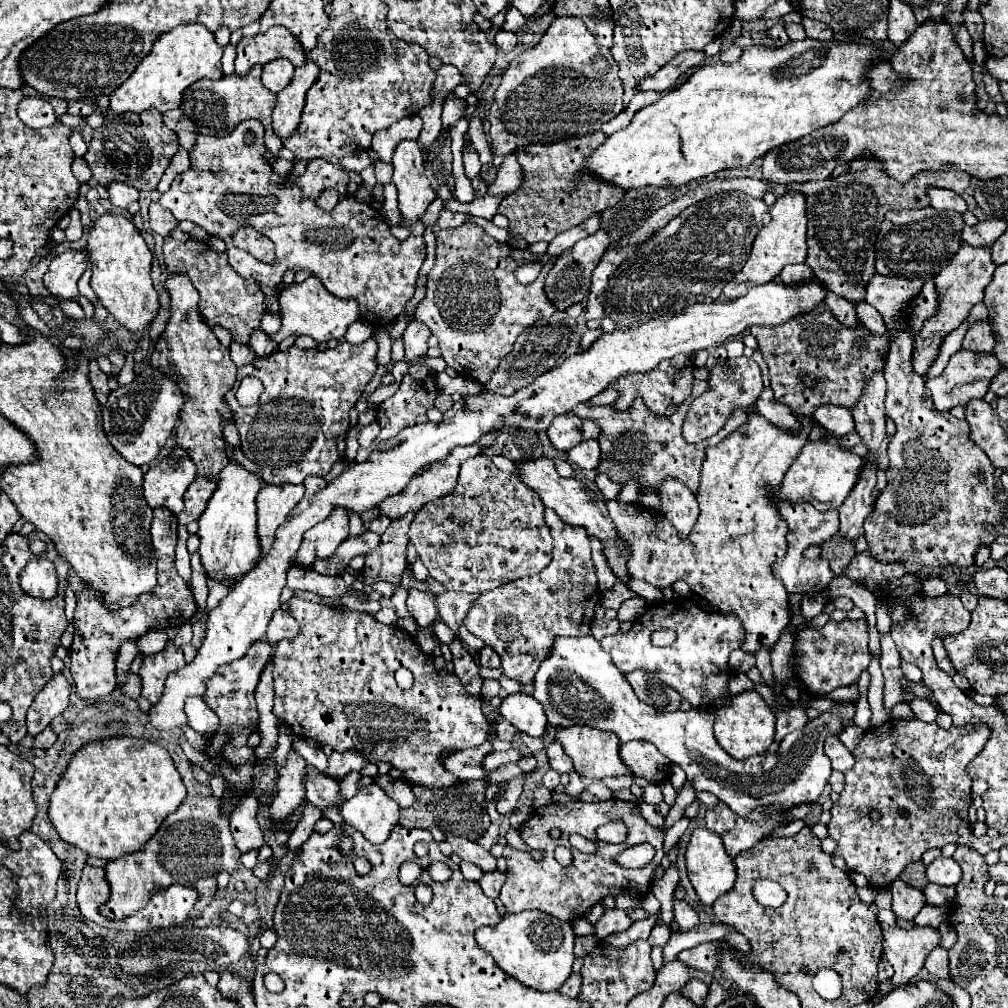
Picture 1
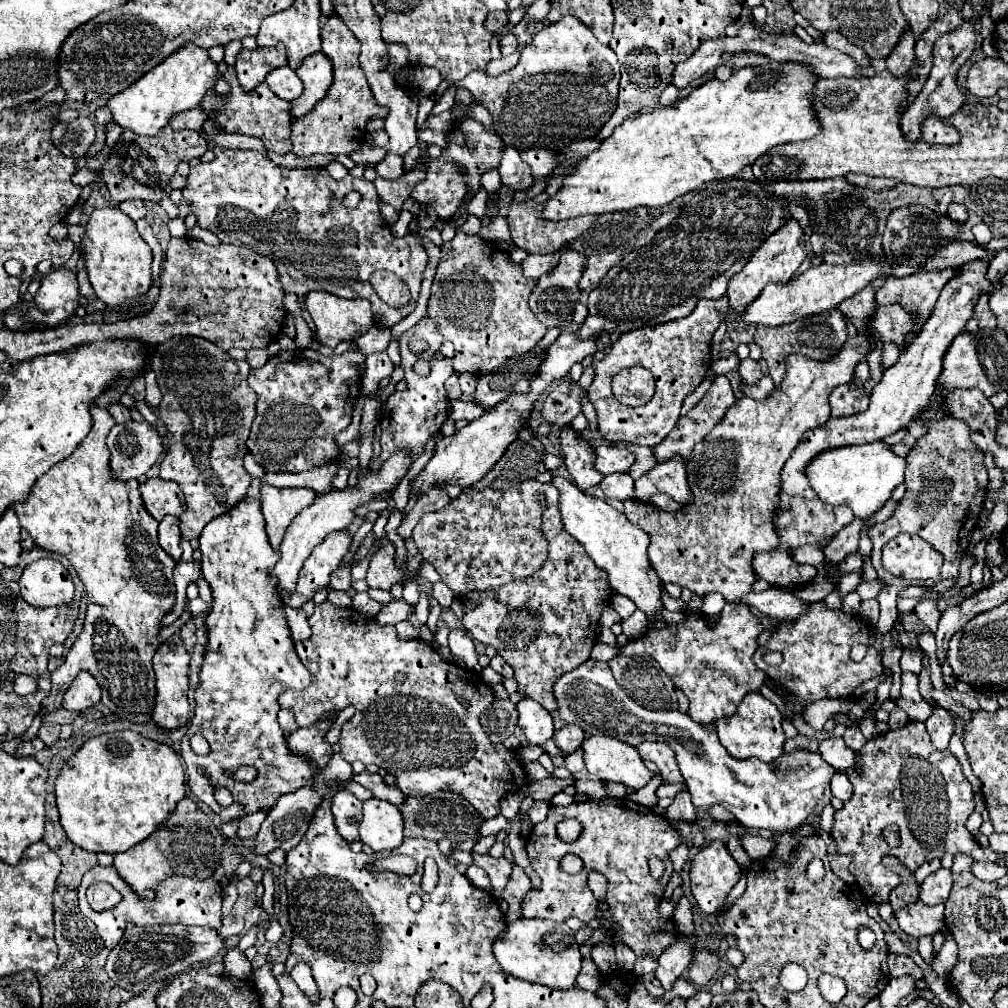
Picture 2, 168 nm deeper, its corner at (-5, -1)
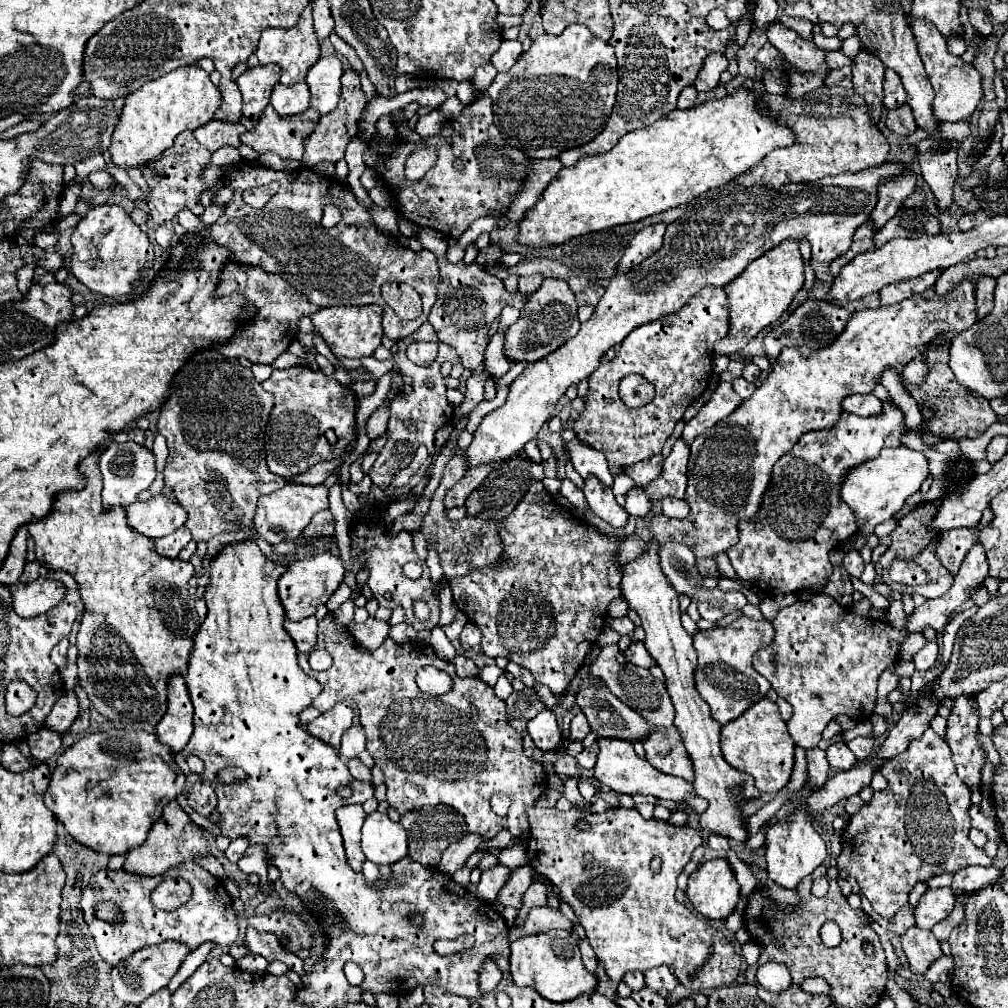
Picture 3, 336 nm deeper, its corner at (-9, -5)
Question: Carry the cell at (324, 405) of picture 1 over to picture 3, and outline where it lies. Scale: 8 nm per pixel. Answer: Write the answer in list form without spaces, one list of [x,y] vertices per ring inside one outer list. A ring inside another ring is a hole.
[[[294,366],[288,370],[274,370],[272,376],[262,382],[262,388],[272,392],[276,398],[274,410],[266,430],[266,454],[270,472],[292,480],[306,472],[318,462],[340,458],[346,446],[354,440],[354,414],[356,396],[350,388],[340,386],[334,378],[324,376],[320,370],[314,372],[306,366]],[[326,430],[336,434],[336,442],[330,444]]]

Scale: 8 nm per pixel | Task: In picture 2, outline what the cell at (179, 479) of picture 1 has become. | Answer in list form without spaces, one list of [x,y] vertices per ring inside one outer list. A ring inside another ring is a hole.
[[[148,478],[140,484],[140,494],[144,498],[144,506],[156,520],[162,520],[166,514],[180,516],[186,510],[186,500],[178,482]]]

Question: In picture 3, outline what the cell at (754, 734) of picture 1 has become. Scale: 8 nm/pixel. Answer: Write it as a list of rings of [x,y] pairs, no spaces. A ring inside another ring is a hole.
[[[768,698],[756,702],[742,716],[722,726],[720,748],[724,760],[736,770],[748,772],[760,792],[778,792],[790,780],[794,766],[794,742],[786,730],[786,722],[778,712],[778,704]]]

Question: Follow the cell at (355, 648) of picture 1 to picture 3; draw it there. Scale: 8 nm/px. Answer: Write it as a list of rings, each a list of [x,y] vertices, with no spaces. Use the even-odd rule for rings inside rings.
[[[328,614],[322,622],[318,622],[318,642],[316,648],[328,650],[328,654],[334,658],[334,664],[324,672],[314,672],[308,666],[308,654],[298,654],[302,670],[316,678],[322,686],[320,696],[314,700],[312,706],[316,706],[320,712],[330,710],[338,700],[352,700],[360,708],[360,724],[366,732],[366,750],[372,754],[376,766],[382,768],[386,776],[386,800],[390,808],[394,808],[398,814],[406,814],[410,810],[418,810],[422,806],[436,806],[446,804],[452,806],[456,812],[460,812],[466,820],[466,834],[480,834],[482,838],[490,840],[500,830],[510,830],[514,838],[522,838],[528,842],[528,818],[526,808],[534,806],[536,800],[546,790],[548,774],[544,766],[532,758],[528,758],[522,750],[522,736],[508,724],[506,718],[506,702],[500,700],[494,690],[484,684],[480,678],[458,678],[454,674],[454,666],[450,662],[440,660],[432,646],[424,646],[418,642],[406,642],[396,644],[394,640],[386,638],[384,644],[372,652],[358,650],[352,642],[350,632],[344,626],[336,626],[332,622],[332,614]],[[420,666],[434,666],[444,672],[448,672],[454,678],[454,686],[444,696],[430,696],[424,694],[416,686],[416,670]],[[470,706],[476,708],[476,712],[470,710]],[[494,792],[506,792],[512,800],[508,816],[500,818],[490,808],[490,796]]]

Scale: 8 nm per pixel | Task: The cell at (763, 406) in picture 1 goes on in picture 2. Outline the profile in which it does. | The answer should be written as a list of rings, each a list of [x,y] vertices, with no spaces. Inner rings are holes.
[[[762,376],[756,384],[752,386],[742,386],[744,394],[748,398],[754,398],[754,400],[764,400],[768,398],[772,392],[774,392],[774,384],[772,384],[772,378],[770,376]]]

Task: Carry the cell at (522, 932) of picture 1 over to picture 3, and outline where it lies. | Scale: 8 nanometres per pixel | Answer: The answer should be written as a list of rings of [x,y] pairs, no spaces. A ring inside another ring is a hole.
[[[550,930],[544,934],[524,936],[510,944],[510,974],[516,986],[534,988],[550,1002],[568,1002],[580,994],[592,992],[598,980],[582,964],[576,940],[566,930]]]

